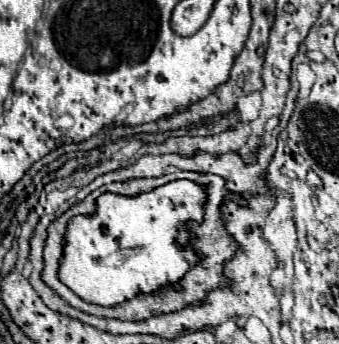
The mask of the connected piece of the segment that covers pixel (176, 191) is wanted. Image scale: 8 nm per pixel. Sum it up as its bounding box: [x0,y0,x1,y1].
[60,180,204,306]

